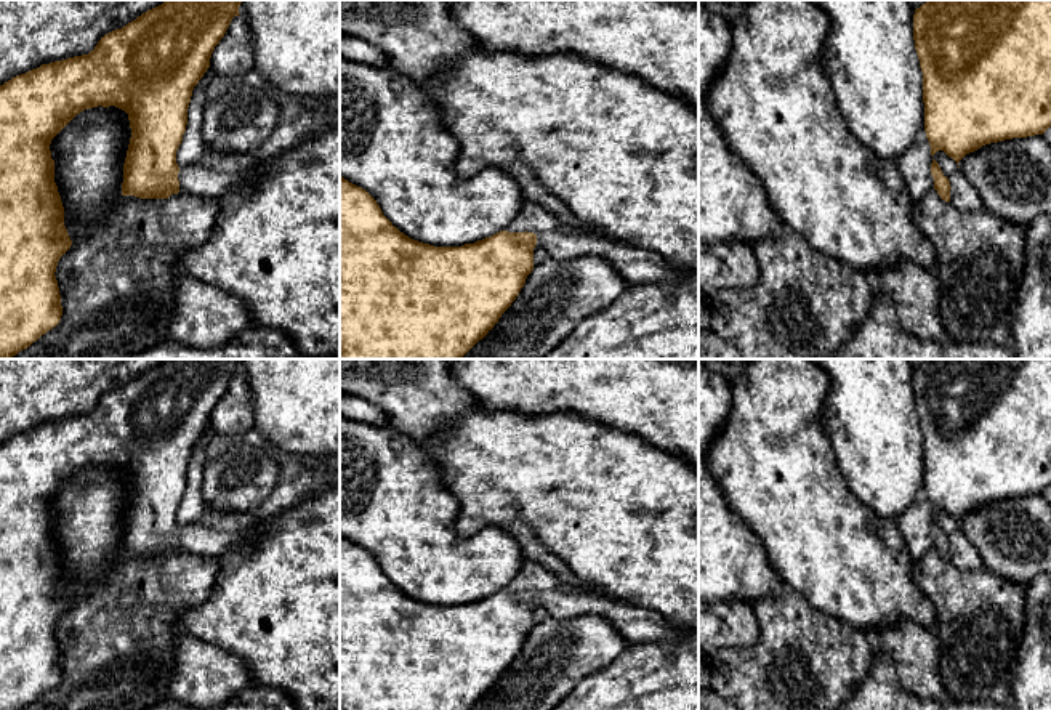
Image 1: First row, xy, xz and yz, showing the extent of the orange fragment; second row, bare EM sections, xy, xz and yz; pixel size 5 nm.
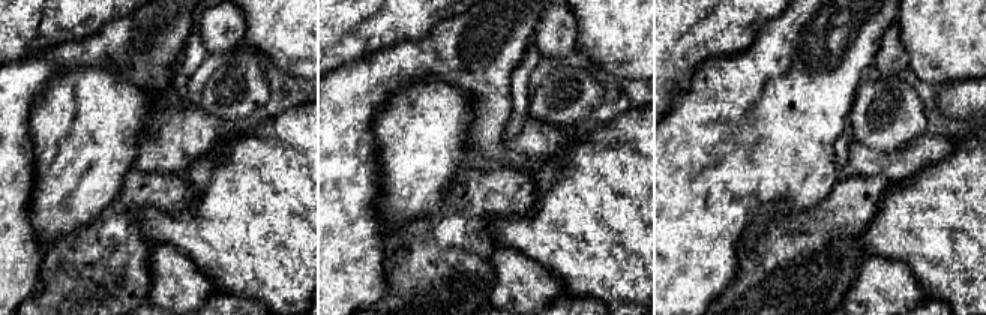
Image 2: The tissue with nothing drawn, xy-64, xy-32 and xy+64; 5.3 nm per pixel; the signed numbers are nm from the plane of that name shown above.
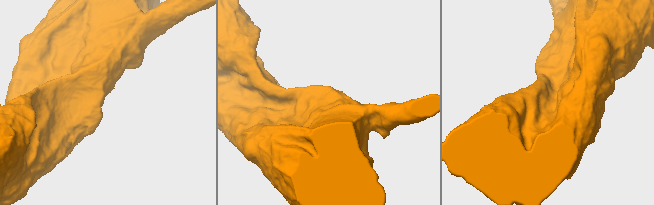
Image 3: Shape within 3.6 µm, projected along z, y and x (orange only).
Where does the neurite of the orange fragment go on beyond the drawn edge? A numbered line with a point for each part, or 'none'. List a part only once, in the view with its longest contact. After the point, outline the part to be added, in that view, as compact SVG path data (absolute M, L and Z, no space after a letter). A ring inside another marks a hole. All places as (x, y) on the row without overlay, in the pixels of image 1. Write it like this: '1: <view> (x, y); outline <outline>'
1: xy (197, 539); outline M191 524L179 527L179 550L218 558L231 547L242 542L248 534L252 534L252 529L219 532L205 529L200 524Z

